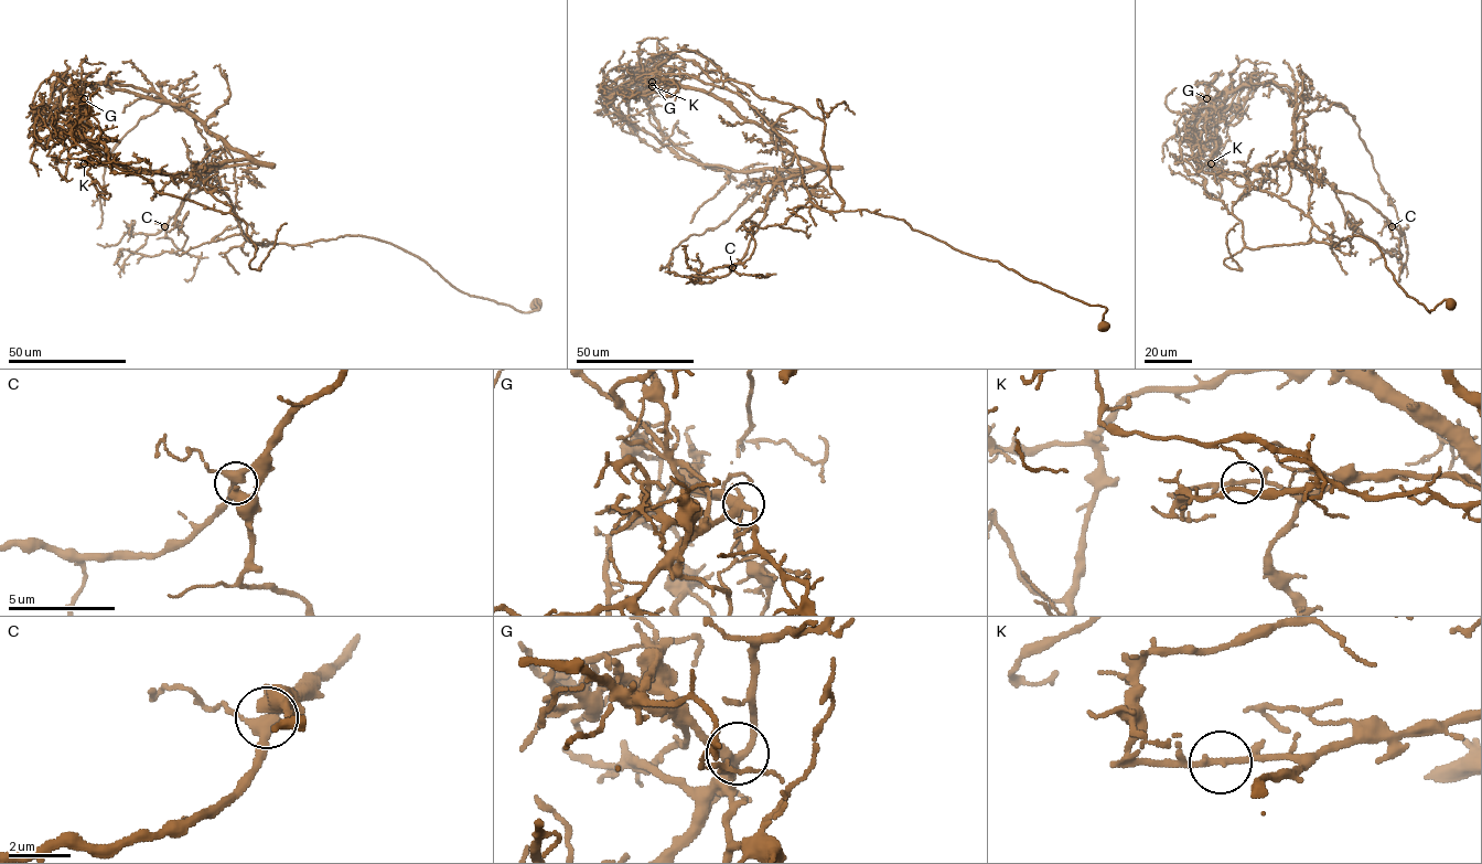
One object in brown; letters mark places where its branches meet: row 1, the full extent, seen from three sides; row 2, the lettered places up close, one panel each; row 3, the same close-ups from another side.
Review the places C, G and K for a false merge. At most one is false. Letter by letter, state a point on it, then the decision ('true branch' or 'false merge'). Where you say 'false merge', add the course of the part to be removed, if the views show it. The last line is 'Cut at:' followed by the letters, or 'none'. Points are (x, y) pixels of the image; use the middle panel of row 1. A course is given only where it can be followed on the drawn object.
C: at (732, 267); true branch
G: at (652, 82); true branch
K: at (652, 86); false merge; foreign part runs (652, 85), (646, 77), (686, 74), (739, 93), (794, 148), (816, 205), (903, 219), (1101, 306), (1105, 329)
Cut at: K

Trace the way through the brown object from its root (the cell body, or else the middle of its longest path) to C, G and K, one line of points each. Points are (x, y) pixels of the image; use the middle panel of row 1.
C: (1104, 327), (1105, 307), (903, 220), (820, 210), (795, 172), (818, 166), (776, 182), (732, 267)
G: (1104, 327), (1105, 307), (903, 220), (820, 210), (794, 148), (742, 97), (661, 62), (652, 82)
K: (1104, 327), (1105, 307), (903, 220), (820, 210), (794, 148), (739, 95), (652, 85)

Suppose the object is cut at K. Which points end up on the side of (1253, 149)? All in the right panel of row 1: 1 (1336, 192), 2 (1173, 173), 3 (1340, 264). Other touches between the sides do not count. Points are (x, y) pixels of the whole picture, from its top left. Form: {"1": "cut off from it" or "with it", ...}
{"1": "with it", "2": "cut off from it", "3": "cut off from it"}

